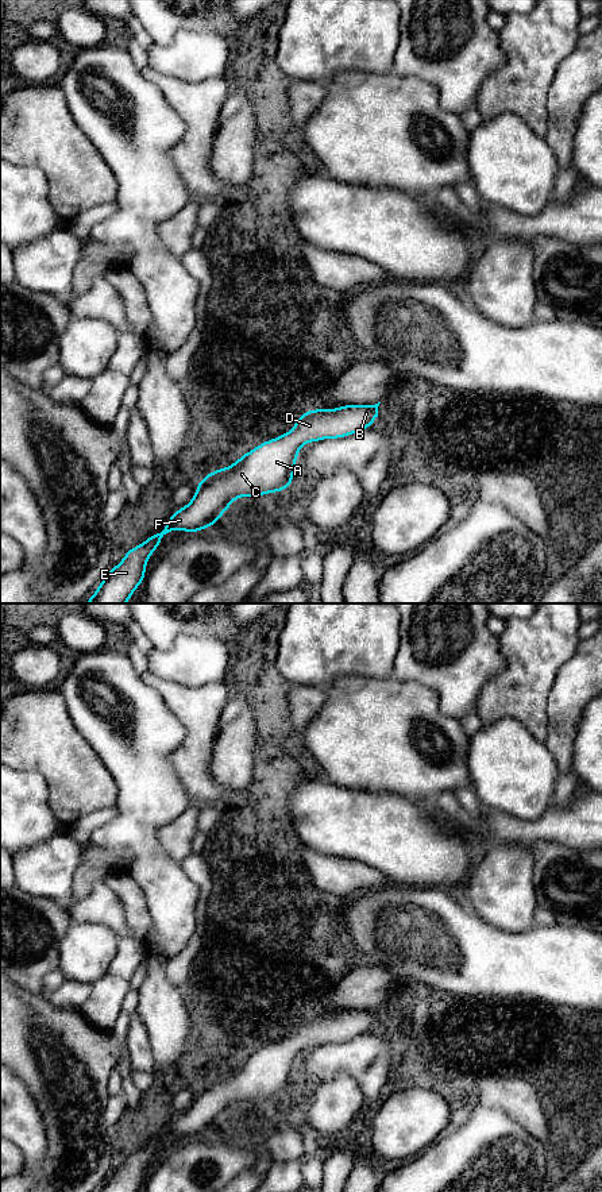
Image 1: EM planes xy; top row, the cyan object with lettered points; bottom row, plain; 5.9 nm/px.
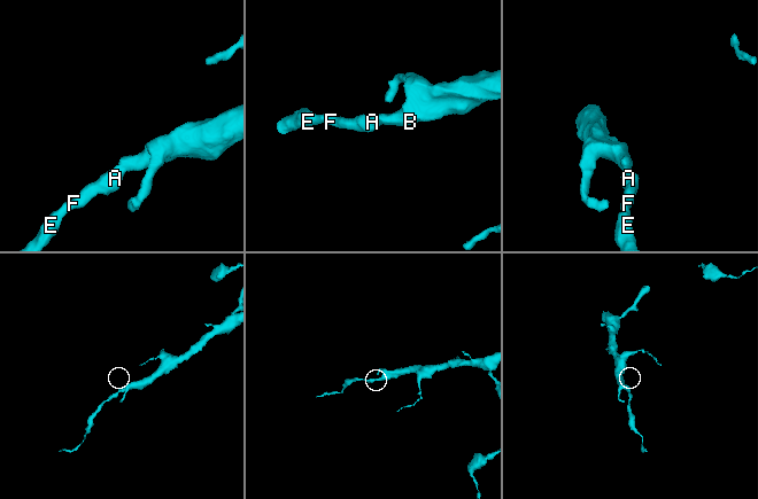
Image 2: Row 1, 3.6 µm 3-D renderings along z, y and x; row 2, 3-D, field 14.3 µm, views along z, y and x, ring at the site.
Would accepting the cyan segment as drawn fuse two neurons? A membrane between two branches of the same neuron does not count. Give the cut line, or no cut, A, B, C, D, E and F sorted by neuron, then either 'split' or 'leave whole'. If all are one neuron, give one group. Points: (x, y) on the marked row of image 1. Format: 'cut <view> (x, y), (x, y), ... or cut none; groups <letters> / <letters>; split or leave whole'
cut none; groups A B C D E F; leave whole

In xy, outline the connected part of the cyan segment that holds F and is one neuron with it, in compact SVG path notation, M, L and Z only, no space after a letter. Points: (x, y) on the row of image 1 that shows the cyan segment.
M351 404L336 409L313 409L302 413L298 421L288 433L266 440L254 450L242 455L234 464L212 471L197 485L192 501L174 510L161 532L151 535L144 543L126 552L123 560L109 570L99 585L96 593L85 603L126 603L134 591L143 583L146 563L153 552L162 544L161 537L169 536L173 529L188 533L198 532L215 525L224 512L238 497L261 497L267 493L283 491L293 483L294 464L304 443L313 443L324 439L340 439L367 429L378 417L378 406Z

